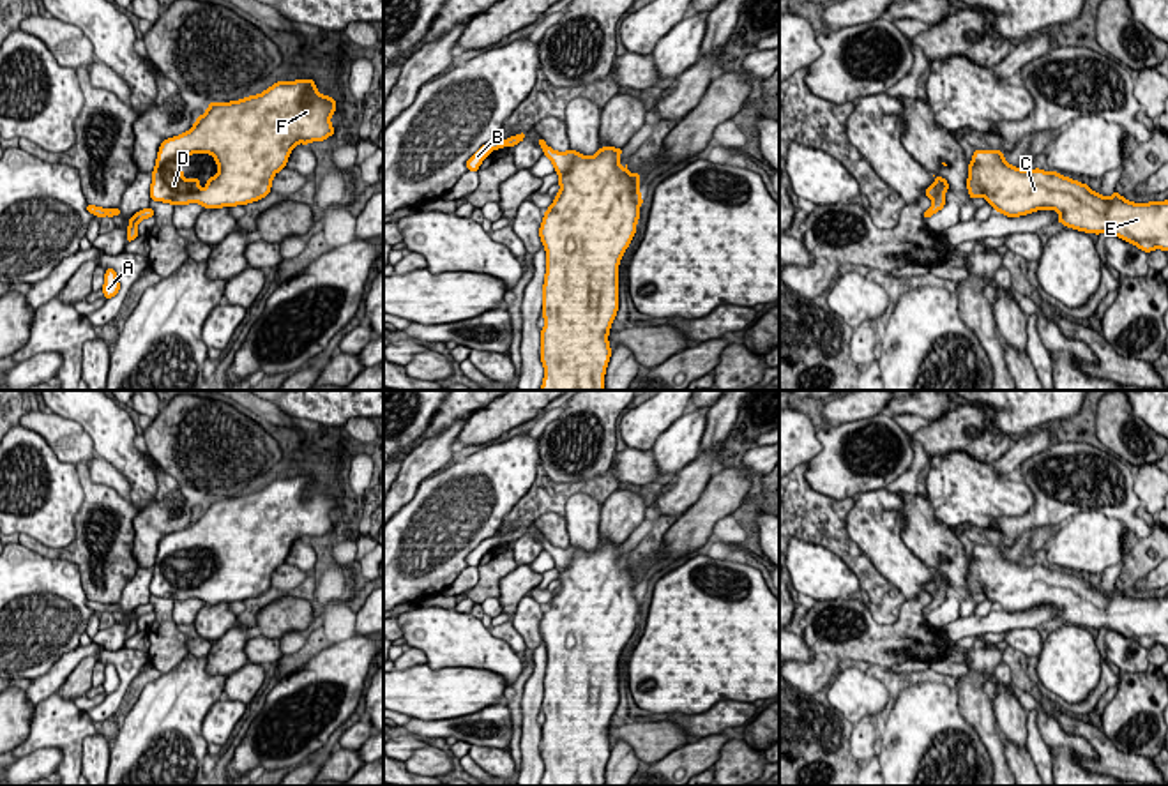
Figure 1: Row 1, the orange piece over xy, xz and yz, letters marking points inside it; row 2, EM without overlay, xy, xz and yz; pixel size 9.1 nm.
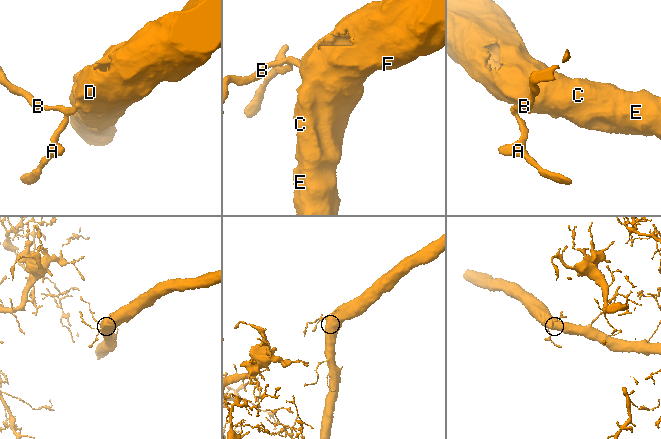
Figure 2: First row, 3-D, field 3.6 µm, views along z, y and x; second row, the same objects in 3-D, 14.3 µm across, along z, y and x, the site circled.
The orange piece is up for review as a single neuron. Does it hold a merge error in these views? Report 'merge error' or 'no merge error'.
no merge error

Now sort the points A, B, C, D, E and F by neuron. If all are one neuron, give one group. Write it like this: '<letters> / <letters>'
A B C D E F

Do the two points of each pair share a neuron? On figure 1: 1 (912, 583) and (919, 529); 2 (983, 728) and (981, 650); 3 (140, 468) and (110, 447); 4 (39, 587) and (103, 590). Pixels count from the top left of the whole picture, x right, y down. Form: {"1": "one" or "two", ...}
{"1": "two", "2": "one", "3": "one", "4": "two"}

